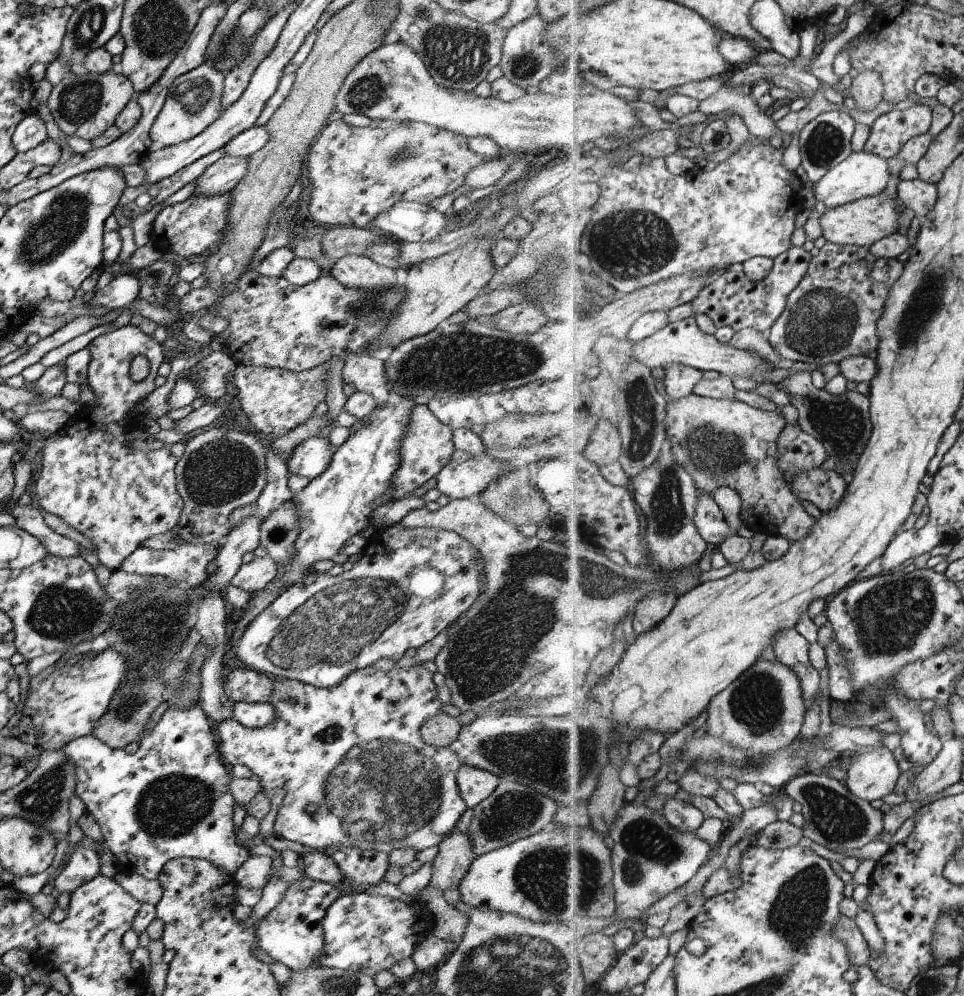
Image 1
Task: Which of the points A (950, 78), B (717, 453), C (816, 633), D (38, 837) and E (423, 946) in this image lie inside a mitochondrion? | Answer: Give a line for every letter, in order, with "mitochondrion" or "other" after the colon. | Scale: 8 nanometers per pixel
A: other
B: mitochondrion
C: other
D: mitochondrion
E: other

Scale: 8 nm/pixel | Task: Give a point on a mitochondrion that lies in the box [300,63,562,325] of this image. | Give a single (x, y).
(369, 92)

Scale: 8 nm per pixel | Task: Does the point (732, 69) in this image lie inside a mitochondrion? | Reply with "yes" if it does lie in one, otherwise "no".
no

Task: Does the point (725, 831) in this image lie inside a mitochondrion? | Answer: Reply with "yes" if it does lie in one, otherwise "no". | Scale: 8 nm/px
no

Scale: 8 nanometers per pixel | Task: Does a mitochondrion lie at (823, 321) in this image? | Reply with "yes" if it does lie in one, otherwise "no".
yes

